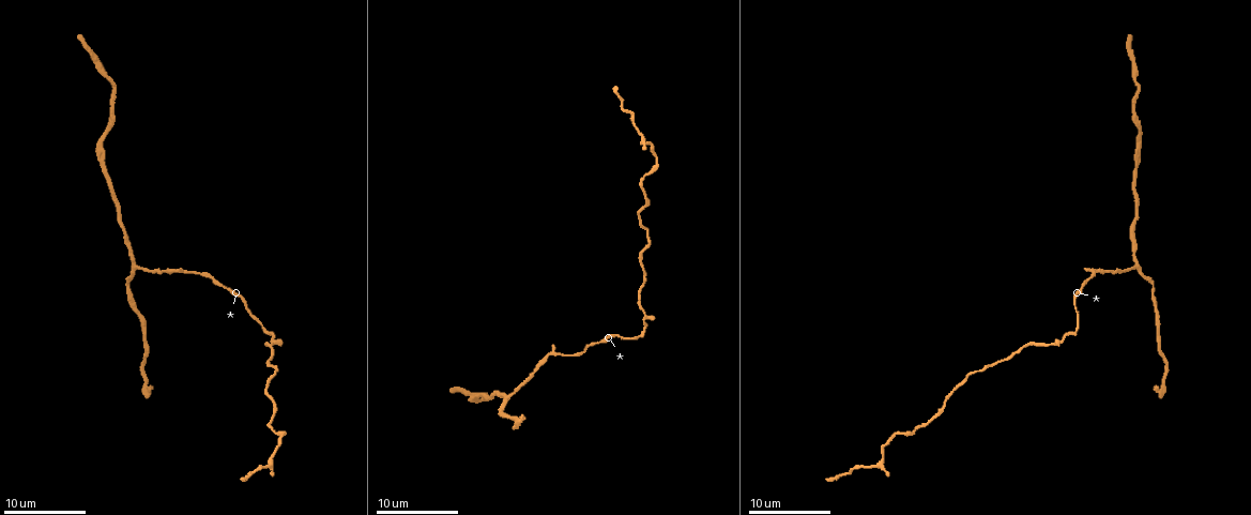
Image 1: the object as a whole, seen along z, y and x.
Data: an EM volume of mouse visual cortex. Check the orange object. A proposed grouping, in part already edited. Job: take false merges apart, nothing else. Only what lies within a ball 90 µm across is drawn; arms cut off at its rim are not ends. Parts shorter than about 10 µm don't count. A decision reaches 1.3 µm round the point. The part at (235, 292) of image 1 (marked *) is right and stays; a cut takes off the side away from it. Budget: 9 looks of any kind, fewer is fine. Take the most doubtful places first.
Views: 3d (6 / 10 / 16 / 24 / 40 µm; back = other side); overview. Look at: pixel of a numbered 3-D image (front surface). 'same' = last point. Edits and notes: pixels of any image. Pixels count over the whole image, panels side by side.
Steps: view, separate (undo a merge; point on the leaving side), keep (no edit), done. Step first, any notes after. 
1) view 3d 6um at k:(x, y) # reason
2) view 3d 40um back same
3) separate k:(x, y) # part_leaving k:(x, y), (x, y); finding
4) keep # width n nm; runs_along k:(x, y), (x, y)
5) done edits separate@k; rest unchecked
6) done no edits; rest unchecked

view 3d 6um at 1:(645, 311) # side arm on a straight run

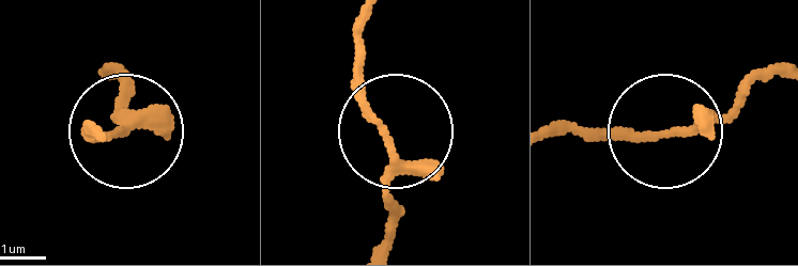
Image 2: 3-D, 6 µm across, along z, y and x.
keep # runs_along 2:(374, 245), (394, 210), (389, 141), (359, 83), (359, 15); continuous, no second cell

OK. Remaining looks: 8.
view 3d 16um at 1:(184, 272) # three arms meet

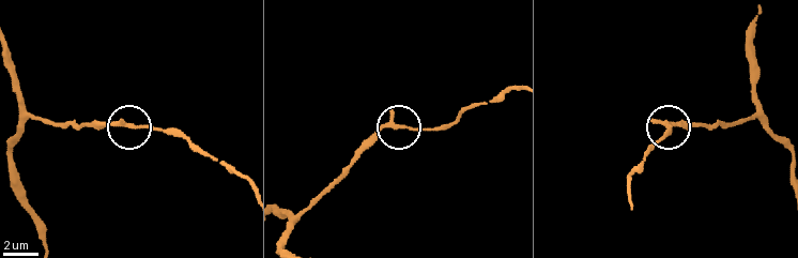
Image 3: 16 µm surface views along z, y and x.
view 3d 16um back at 3:(667, 124)

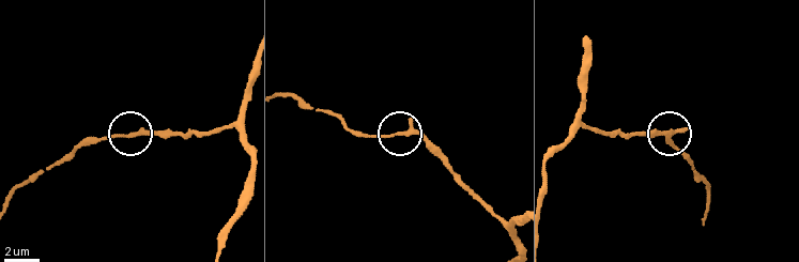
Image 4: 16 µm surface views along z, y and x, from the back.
keep # runs_along 4:(704, 179), (665, 140), (670, 132), (641, 132); continuous, no second cell

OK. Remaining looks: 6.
view 3d 6um at 1:(132, 265) # three arms meet

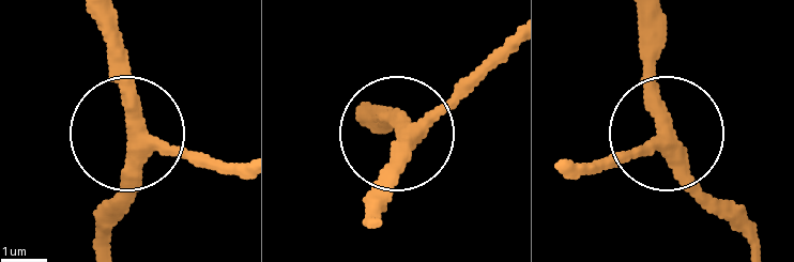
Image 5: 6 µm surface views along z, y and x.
view 3d 6um back at 5:(136, 139)

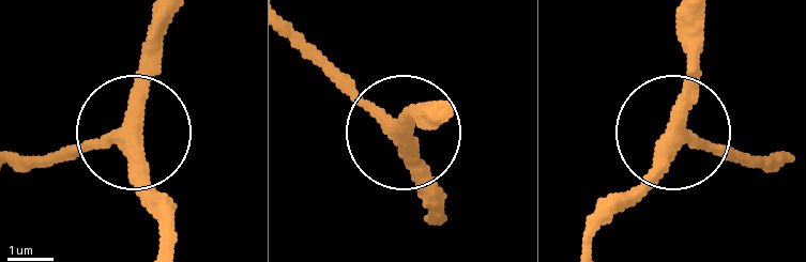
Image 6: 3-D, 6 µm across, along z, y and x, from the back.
keep # side_arm 19 um; arms 3; all the same cell

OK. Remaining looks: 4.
view 3d 10um at 1:(286, 431) # sudden change in width

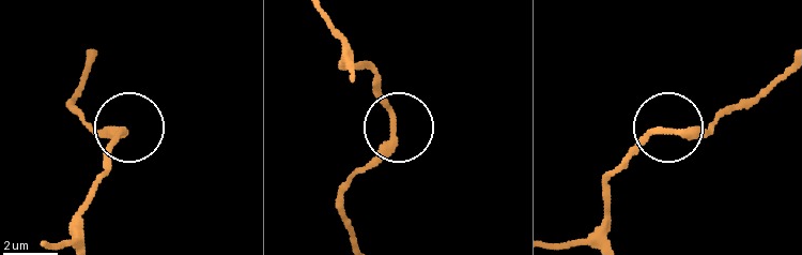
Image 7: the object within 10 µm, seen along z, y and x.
view 3d 10um back at 7:(126, 130)

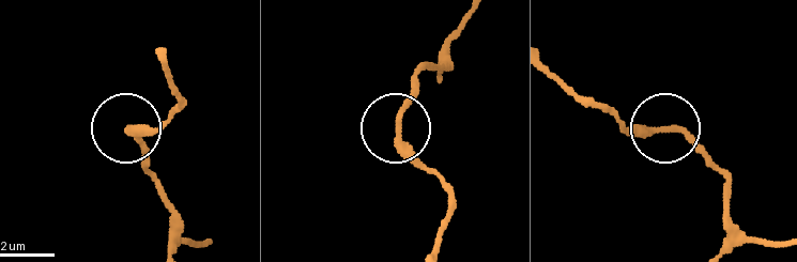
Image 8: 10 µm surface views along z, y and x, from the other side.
keep # runs_along 8:(437, 244), (450, 195), (396, 119), (428, 66); continuous, no second cell

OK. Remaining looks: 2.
done no edits; rest unchecked

